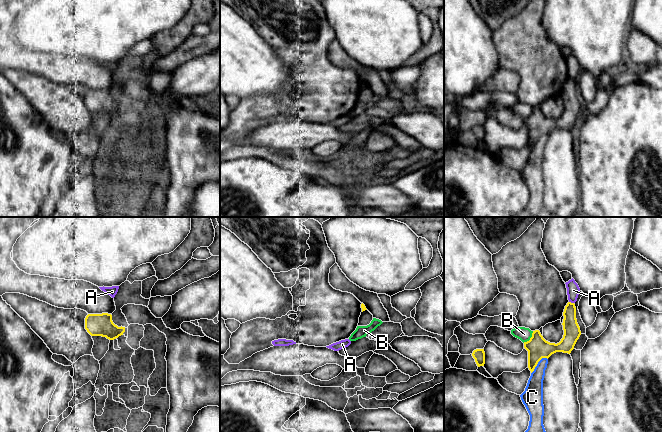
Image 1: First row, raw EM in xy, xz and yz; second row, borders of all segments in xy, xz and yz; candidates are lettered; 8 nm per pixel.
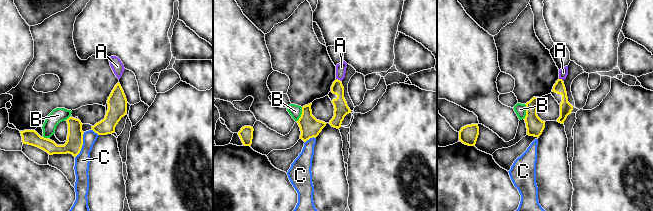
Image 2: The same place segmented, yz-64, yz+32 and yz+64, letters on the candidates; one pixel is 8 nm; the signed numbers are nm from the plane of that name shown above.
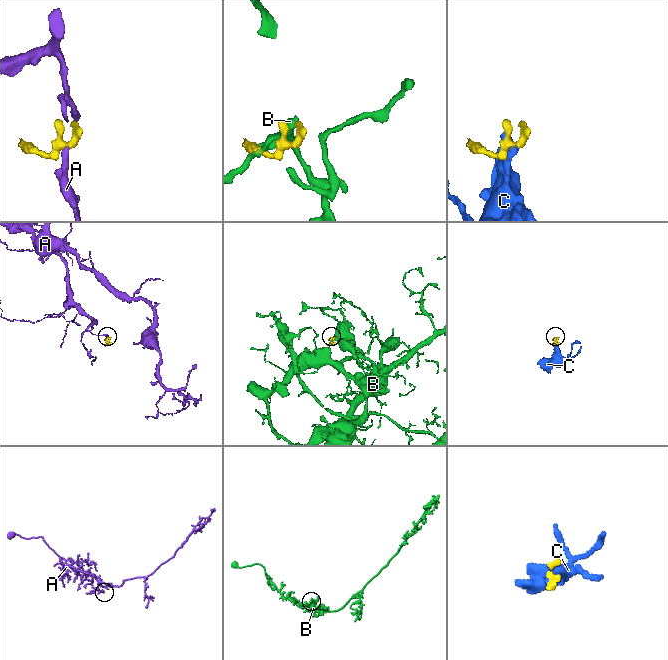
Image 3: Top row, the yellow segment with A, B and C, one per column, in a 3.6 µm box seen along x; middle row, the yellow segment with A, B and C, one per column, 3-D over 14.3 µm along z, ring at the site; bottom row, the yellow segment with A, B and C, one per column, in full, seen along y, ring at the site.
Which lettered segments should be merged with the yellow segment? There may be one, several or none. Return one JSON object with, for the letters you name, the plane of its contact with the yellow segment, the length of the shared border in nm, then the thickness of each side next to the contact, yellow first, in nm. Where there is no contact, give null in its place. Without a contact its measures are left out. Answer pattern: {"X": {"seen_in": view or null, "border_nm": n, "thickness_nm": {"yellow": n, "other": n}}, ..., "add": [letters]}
{"add": []}

